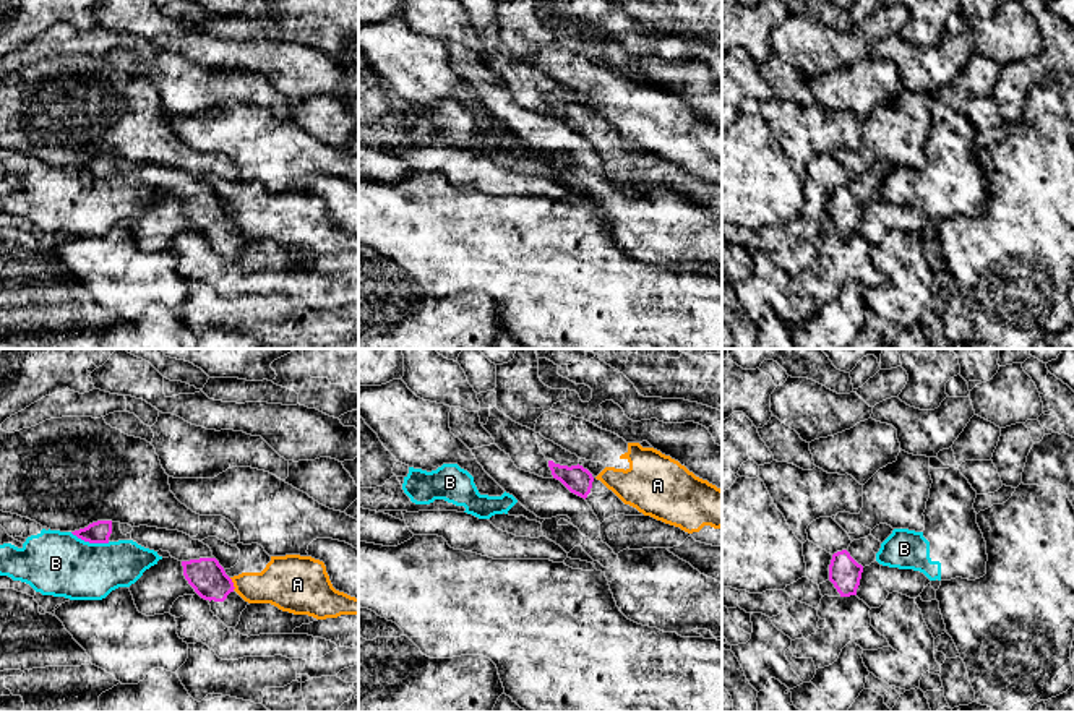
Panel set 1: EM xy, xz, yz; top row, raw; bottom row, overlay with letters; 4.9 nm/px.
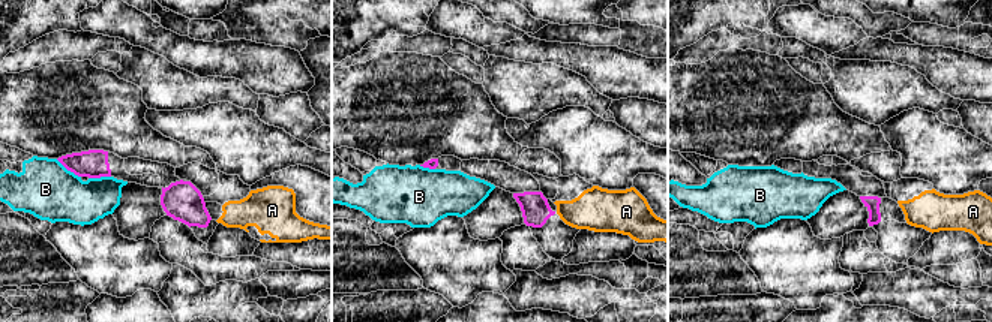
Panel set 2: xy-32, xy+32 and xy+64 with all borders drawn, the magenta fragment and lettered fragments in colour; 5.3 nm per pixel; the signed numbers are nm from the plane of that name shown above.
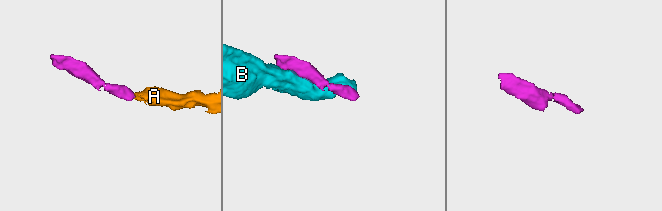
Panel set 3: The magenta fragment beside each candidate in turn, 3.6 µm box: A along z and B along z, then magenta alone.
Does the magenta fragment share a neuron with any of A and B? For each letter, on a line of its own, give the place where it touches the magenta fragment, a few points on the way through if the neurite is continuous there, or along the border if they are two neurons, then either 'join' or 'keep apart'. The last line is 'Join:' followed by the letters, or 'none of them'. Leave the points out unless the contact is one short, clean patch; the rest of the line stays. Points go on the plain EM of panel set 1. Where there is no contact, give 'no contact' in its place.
A: xy (232, 221) | along xy (229, 214), (234, 226) | keep apart
B: xy (90, 179) | keep apart
Join: none of them

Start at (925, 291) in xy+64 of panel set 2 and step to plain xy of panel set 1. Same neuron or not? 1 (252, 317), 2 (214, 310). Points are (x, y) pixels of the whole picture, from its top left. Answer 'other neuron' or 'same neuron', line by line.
1: same neuron
2: same neuron

